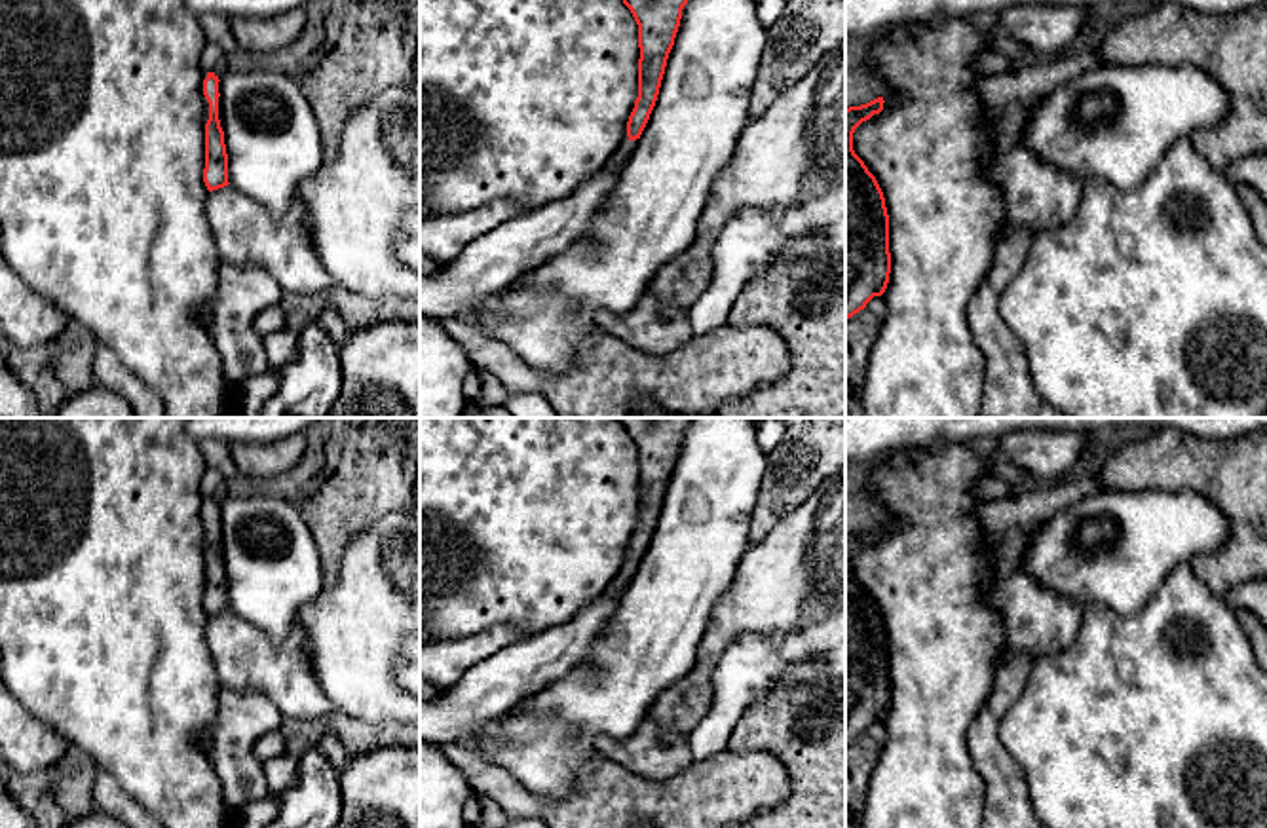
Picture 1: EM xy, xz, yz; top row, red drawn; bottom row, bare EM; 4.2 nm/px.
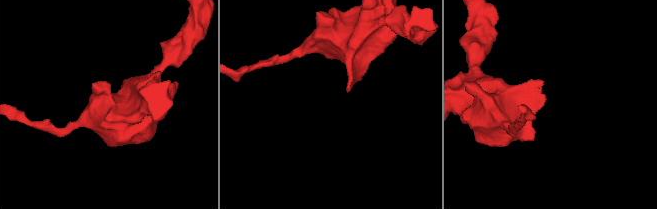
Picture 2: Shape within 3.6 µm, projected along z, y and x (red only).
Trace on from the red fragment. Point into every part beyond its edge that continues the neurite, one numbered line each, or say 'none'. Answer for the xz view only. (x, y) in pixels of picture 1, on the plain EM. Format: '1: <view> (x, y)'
1: xz (622, 580)

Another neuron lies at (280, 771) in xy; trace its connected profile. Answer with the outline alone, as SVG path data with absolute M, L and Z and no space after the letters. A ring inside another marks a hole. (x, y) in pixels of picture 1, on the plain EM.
M291 754L275 756L272 760L262 762L262 771L270 792L281 792L296 781L296 758Z

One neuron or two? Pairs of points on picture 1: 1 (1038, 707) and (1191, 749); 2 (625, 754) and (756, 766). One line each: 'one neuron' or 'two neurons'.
1: one neuron
2: two neurons

